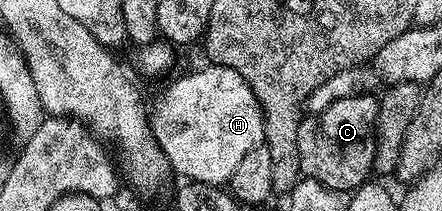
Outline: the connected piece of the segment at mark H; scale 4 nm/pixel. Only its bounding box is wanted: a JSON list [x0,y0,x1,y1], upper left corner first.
[150,63,264,185]

